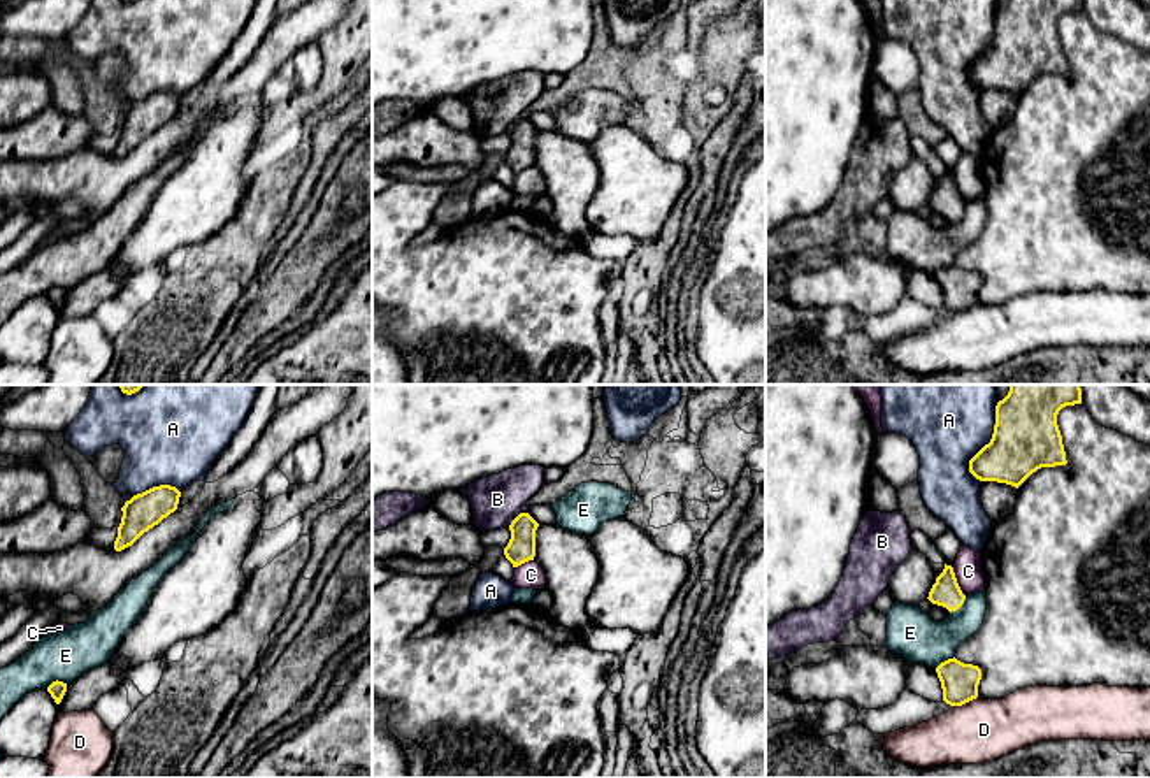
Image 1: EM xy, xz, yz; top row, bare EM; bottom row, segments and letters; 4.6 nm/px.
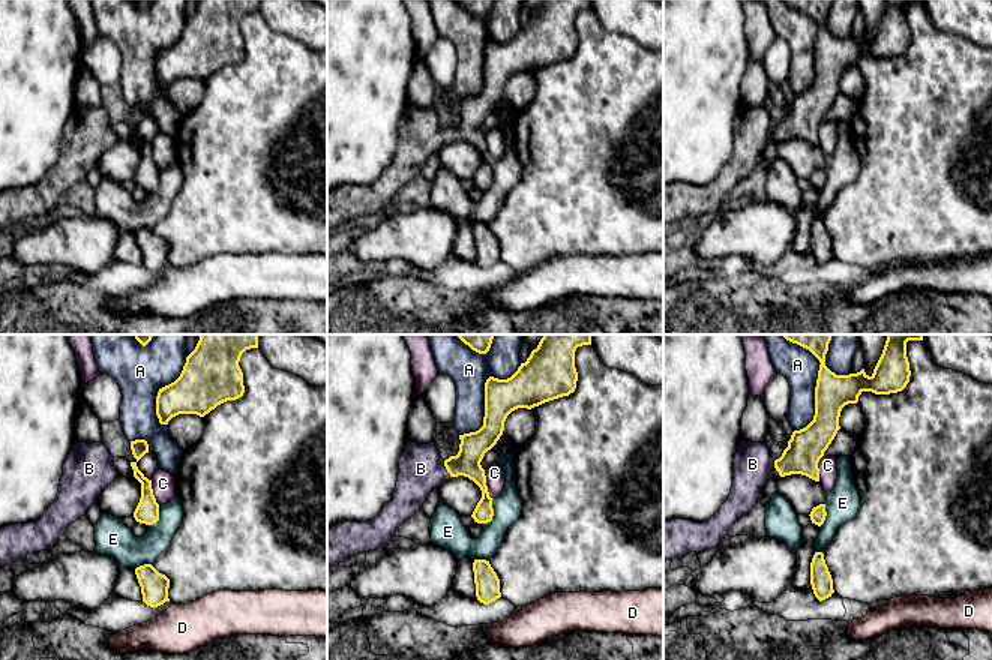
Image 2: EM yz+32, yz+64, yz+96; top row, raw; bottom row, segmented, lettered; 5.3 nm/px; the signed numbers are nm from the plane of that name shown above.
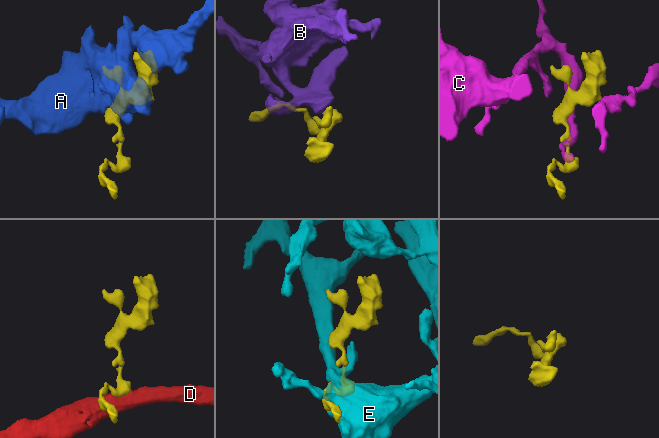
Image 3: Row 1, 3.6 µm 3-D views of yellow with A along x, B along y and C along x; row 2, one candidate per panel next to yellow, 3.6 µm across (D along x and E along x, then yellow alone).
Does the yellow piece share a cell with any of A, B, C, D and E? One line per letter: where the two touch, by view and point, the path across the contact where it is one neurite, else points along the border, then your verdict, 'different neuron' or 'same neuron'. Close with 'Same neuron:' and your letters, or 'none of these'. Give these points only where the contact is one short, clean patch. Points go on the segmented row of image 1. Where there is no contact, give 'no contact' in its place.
A: contact yz (989, 443); different neuron
B: contact xz (515, 518); way xz (520, 548), (515, 518), (497, 499); same neuron
C: contact yz (955, 582); different neuron
D: contact yz (964, 703); border yz (978, 696), (952, 706); different neuron
E: contact yz (959, 606); different neuron
Same neuron: B

